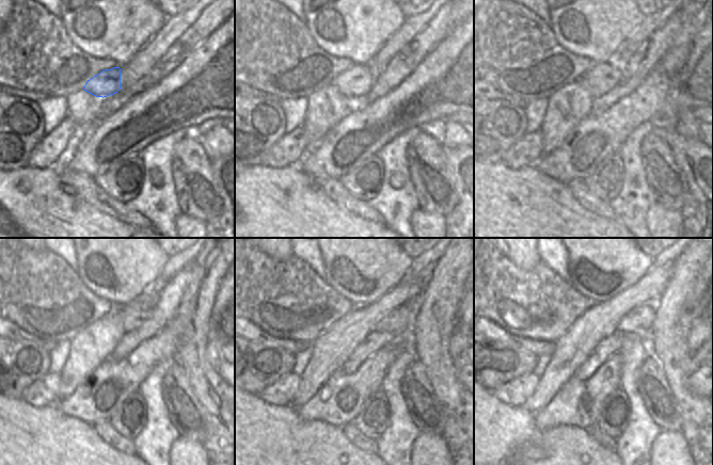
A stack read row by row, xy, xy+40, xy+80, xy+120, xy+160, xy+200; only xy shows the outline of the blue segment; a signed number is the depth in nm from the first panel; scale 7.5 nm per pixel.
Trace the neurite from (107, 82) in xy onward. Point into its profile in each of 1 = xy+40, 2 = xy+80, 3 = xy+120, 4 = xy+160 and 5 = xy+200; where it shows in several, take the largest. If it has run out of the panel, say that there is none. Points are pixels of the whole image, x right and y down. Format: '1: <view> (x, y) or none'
1: xy+40 (357, 81)
2: xy+80 (601, 78)
3: xy+120 (135, 314)
4: xy+160 (399, 321)
5: xy+200 (639, 320)

